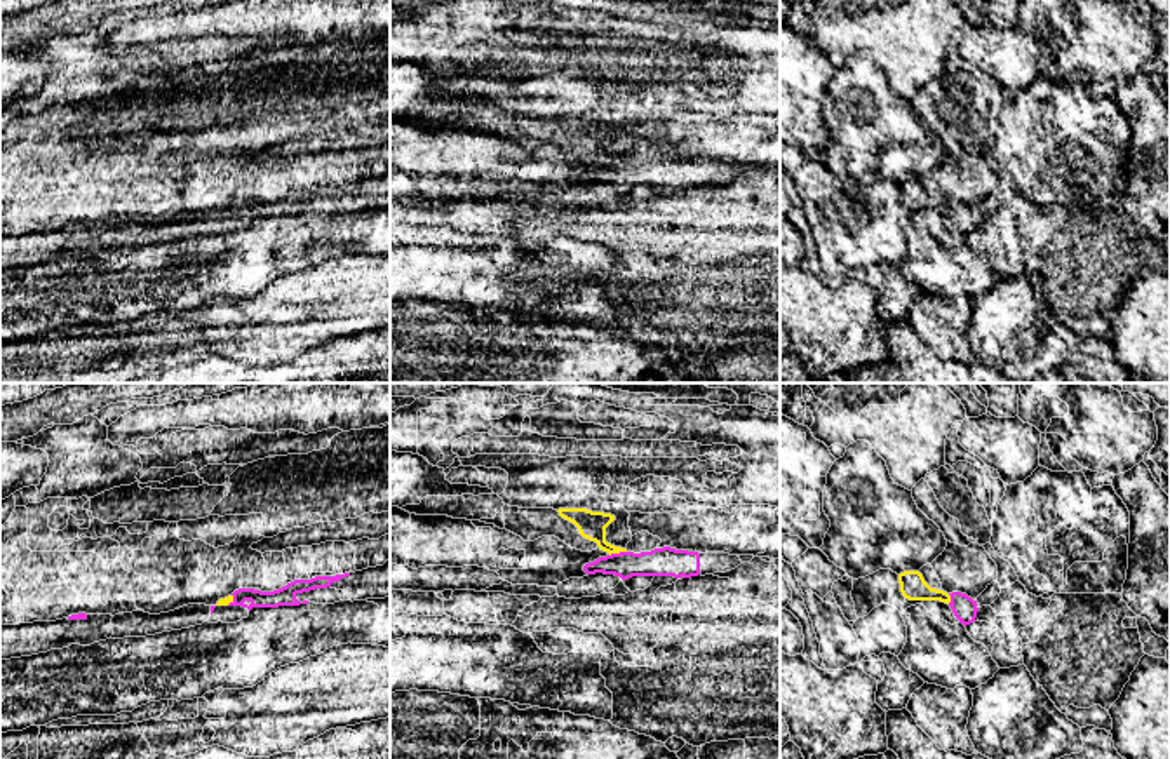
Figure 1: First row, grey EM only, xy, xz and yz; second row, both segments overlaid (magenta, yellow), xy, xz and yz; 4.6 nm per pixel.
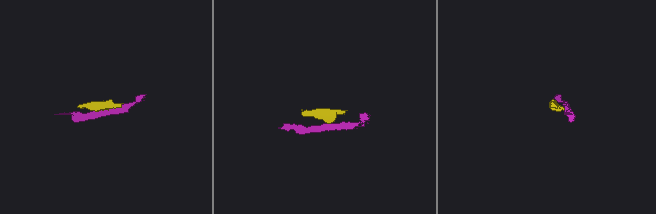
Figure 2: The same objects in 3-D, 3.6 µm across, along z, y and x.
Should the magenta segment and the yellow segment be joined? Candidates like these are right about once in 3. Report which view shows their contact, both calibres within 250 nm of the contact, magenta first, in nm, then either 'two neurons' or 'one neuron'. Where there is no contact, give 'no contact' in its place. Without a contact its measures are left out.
meets magenta in xz; 130 nm thick on the magenta side, 130 nm on the other; one neuron

